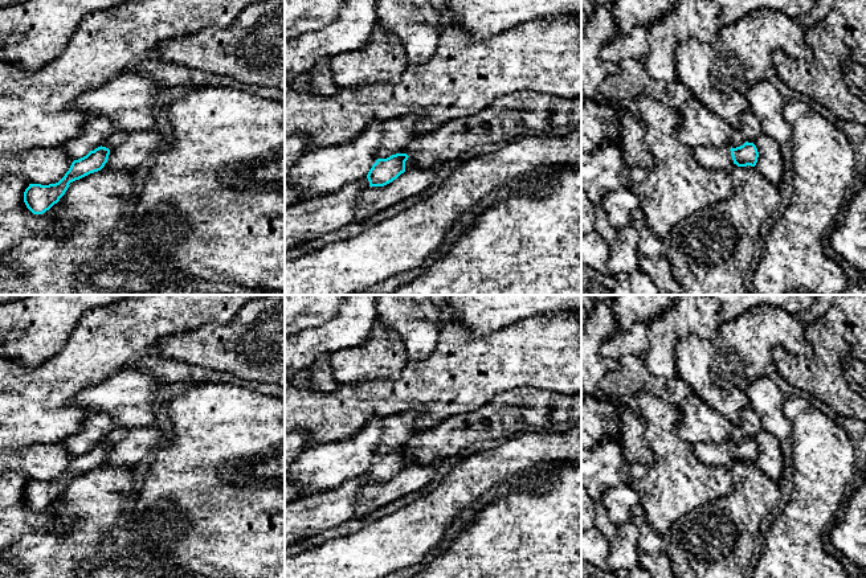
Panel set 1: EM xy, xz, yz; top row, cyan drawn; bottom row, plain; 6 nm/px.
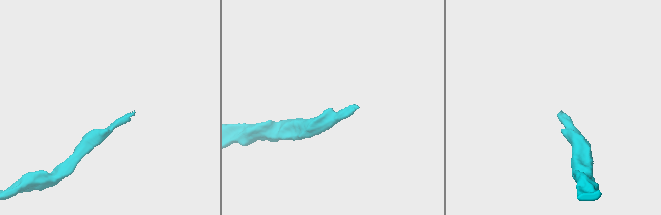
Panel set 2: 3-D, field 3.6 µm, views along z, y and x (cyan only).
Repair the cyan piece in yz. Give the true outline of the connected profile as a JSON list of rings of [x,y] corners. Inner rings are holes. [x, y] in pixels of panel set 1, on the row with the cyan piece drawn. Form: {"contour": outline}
{"contour": [[[746,142],[736,148],[726,147],[697,147],[693,148],[697,161],[707,169],[730,171],[736,164],[738,167],[755,167],[759,152],[753,143]]]}

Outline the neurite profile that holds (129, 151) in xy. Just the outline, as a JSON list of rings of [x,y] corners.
[[[114,131],[102,143],[102,147],[110,149],[107,163],[102,169],[140,171],[143,163],[163,145],[162,132]]]

